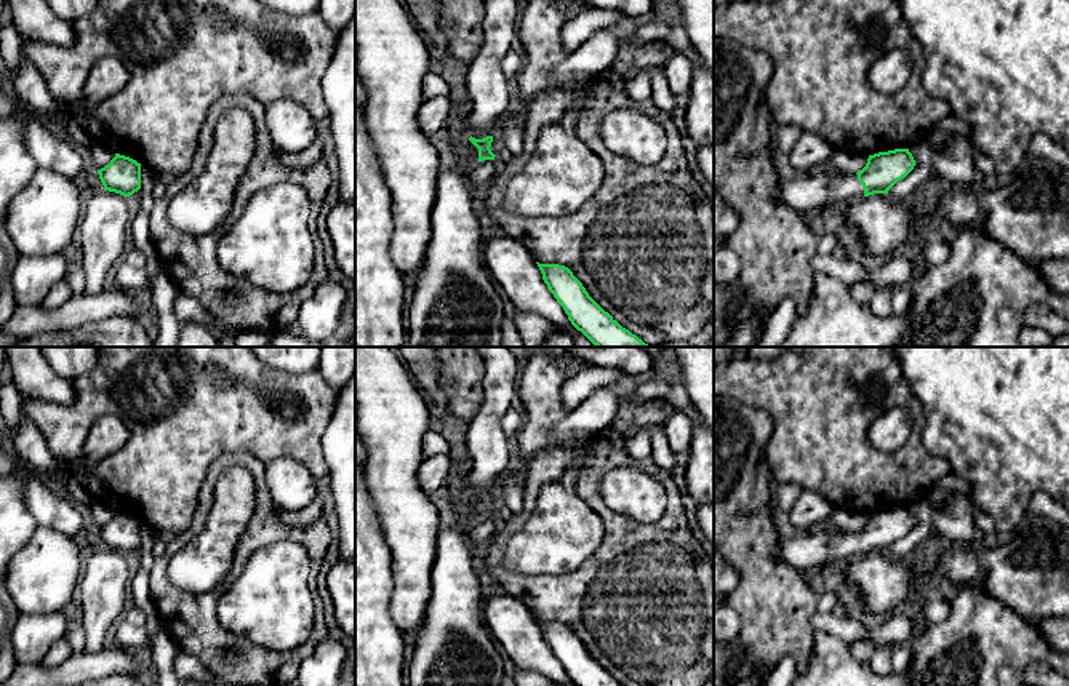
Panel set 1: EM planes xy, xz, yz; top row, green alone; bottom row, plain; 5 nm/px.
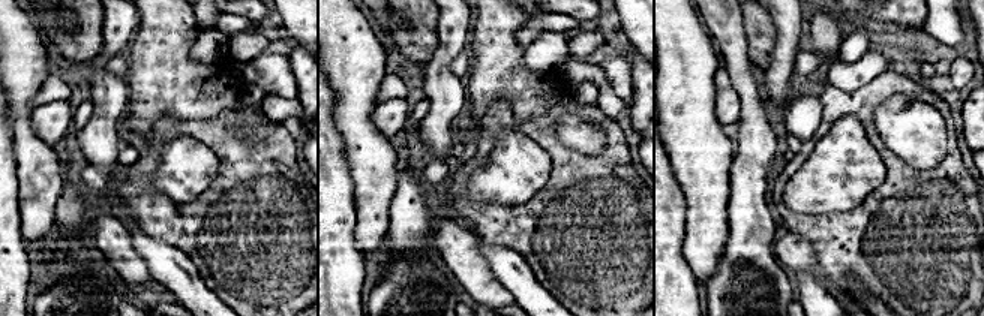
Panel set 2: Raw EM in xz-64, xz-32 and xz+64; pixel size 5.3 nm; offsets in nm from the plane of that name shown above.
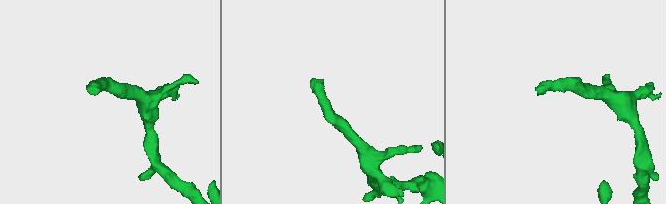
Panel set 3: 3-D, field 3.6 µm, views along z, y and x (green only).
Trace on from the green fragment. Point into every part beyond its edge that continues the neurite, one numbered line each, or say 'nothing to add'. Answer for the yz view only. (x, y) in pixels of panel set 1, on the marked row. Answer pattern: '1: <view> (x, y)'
1: yz (813, 191)

